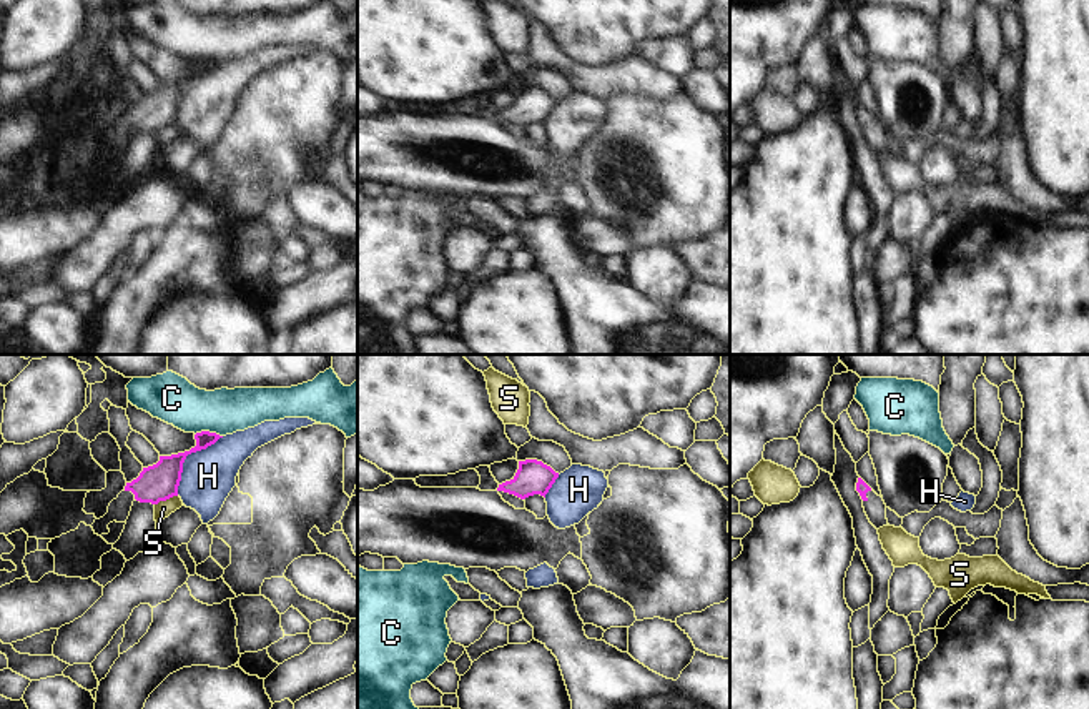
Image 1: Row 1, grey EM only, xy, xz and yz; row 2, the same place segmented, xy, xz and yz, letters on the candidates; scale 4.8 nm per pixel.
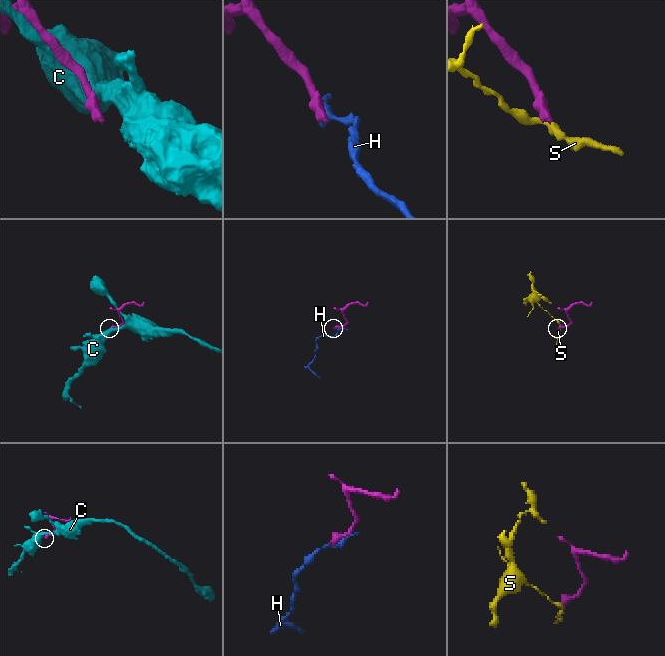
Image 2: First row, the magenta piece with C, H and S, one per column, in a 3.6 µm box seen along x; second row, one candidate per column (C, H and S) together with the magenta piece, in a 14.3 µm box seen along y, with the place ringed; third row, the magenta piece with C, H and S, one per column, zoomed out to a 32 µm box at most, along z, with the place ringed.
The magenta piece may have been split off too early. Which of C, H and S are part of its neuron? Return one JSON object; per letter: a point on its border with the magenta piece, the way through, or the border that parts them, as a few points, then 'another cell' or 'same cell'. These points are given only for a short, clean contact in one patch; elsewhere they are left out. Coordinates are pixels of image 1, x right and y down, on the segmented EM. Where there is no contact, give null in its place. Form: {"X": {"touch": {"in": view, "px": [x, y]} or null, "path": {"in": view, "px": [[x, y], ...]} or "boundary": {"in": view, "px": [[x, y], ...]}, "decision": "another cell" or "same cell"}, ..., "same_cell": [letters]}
{"C": {"touch": {"in": "xy", "px": [208, 431]}, "decision": "another cell"}, "H": {"touch": {"in": "xy", "px": [185, 458]}, "decision": "another cell"}, "S": {"touch": {"in": "xy", "px": [165, 500]}, "boundary": {"in": "xy", "px": [[177, 495], [155, 505]]}, "decision": "another cell"}, "same_cell": []}

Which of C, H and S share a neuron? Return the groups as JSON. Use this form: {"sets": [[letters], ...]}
{"sets": [["C"], ["H"], ["S"]]}

